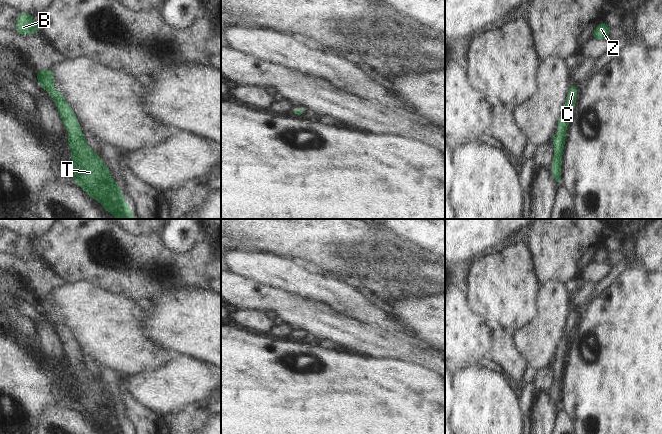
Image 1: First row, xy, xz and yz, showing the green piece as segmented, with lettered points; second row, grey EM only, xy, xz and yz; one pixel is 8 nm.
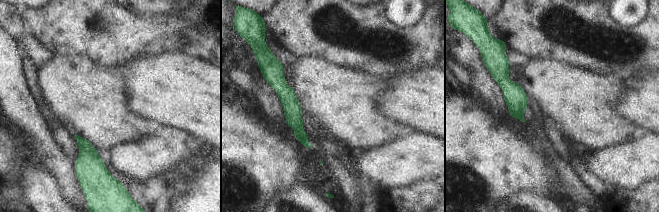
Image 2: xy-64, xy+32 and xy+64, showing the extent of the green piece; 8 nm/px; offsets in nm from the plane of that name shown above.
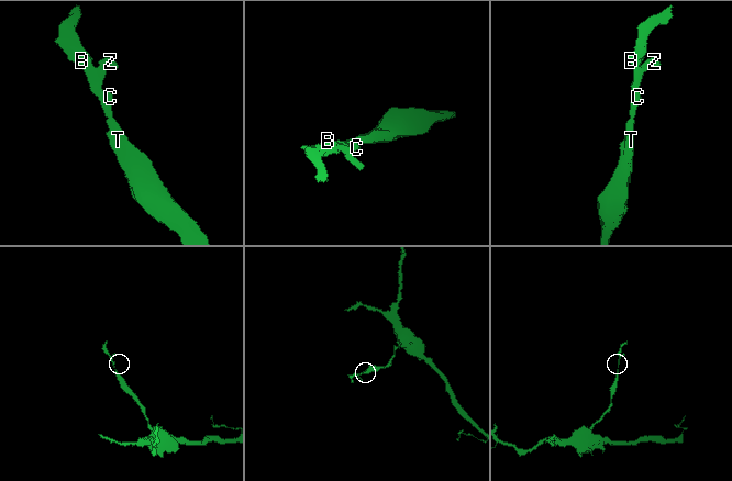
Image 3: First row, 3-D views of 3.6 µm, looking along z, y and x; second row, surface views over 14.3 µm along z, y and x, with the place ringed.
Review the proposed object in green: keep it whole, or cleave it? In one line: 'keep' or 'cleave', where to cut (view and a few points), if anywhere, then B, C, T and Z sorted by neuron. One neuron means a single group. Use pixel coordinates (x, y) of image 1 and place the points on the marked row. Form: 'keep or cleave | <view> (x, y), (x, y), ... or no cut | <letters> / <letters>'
keep | no cut | B C T Z

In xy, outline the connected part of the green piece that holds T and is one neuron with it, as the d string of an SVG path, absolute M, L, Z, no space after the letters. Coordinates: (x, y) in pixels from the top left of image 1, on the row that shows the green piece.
M37 71L38 83L52 94L60 113L64 127L70 131L68 143L72 152L71 161L75 168L74 181L96 201L100 201L105 211L110 211L116 219L135 219L124 200L120 186L117 185L100 157L86 144L84 134L80 131L72 107L68 105L62 93L53 87L53 71Z

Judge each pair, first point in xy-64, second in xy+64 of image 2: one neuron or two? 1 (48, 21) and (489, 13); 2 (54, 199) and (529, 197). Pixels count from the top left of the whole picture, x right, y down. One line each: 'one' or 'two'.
1: two
2: one

